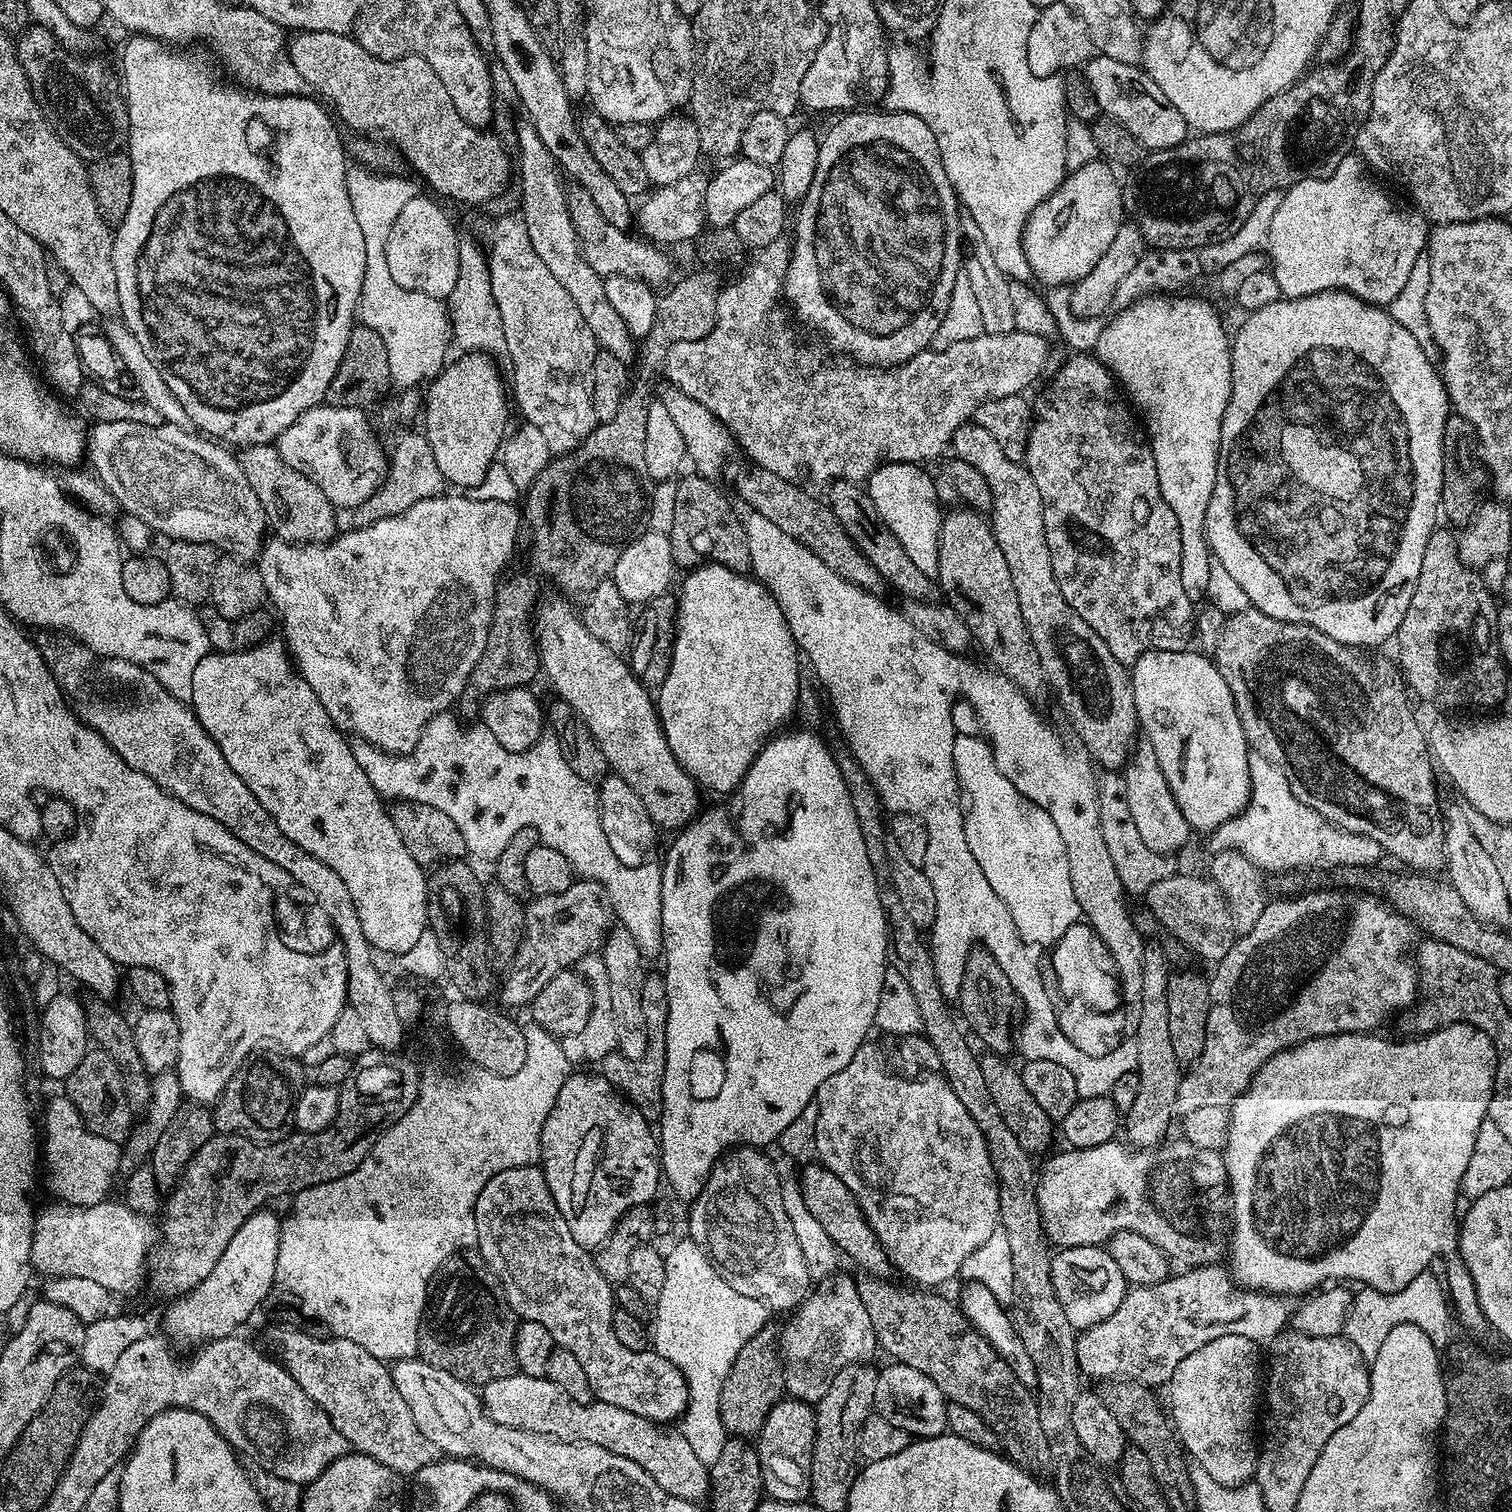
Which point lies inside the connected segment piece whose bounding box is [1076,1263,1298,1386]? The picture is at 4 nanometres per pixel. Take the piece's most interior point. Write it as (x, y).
(1155, 1326)

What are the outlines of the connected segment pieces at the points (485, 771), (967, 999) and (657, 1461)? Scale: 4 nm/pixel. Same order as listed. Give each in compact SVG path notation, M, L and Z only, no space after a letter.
M451 711L438 713L422 730L420 743L411 754L382 752L361 739L352 744L354 758L358 758L358 766L362 766L376 793L388 802L425 804L434 806L434 810L442 810L442 814L448 815L454 821L454 826L462 830L468 852L488 862L498 859L502 850L506 850L506 842L510 842L518 830L535 828L540 843L558 850L558 854L564 854L577 877L593 880L604 887L619 927L630 930L630 938L634 938L641 956L659 957L664 950L660 868L651 862L628 868L614 858L614 850L610 850L610 842L606 842L606 834L602 830L597 789L570 770L570 766L566 766L566 758L562 758L562 750L555 736L541 735L533 748L527 748L525 752L511 752L502 746L502 742L498 742L498 738L494 738L494 734L490 734L483 722L472 722L469 728L463 728L459 724L461 721L452 715Z
M983 946L973 947L968 956L966 970L962 974L962 986L958 997L959 1015L964 1015L963 1023L976 1031L976 1036L985 1044L985 1049L996 1054L1008 1054L1013 1051L1018 1040L1020 1025L1026 1019L1024 1004L1020 996L1012 989L1010 978L1006 978L1006 970L998 966L998 962Z
M519 1374L483 1385L482 1399L488 1417L494 1422L502 1422L502 1426L514 1426L514 1430L530 1430L558 1440L577 1440L602 1446L622 1458L630 1458L630 1462L638 1462L638 1466L642 1466L642 1470L646 1470L646 1474L650 1474L666 1494L674 1494L674 1498L700 1502L703 1496L705 1499L709 1495L710 1468L705 1457L690 1446L685 1433L667 1423L642 1418L642 1414L622 1410L622 1406L613 1404L579 1404L547 1378Z

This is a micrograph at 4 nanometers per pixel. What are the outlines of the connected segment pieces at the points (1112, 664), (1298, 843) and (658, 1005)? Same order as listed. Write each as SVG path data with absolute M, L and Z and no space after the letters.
M975 422L963 424L952 435L950 448L956 451L953 452L955 459L970 462L970 466L986 478L986 486L990 486L992 533L998 546L1002 546L1006 566L1010 566L1014 590L1018 590L1018 606L1022 606L1026 630L1030 630L1034 650L1038 650L1051 691L1060 699L1089 757L1101 769L1123 769L1134 748L1132 739L1136 732L1138 736L1132 677L1126 665L1110 654L1110 646L1082 622L1058 590L1046 546L1042 494L1038 494L1034 478L1030 478L1023 463L1010 462L998 441Z
M1252 752L1248 761L1252 783L1248 807L1218 826L1207 837L1213 853L1223 852L1225 848L1235 848L1265 873L1284 872L1295 864L1310 863L1345 864L1348 868L1364 868L1382 856L1381 846L1374 842L1374 838L1346 832L1322 818L1322 814L1315 812L1313 808L1298 802L1298 798L1294 798L1294 790L1290 790L1290 782L1286 782L1286 774L1282 774L1282 770L1274 766L1274 762L1266 762L1266 758L1262 758L1262 754L1257 752Z
M656 973L647 975L643 982L642 1012L646 1019L647 1052L642 1058L626 1058L620 1053L608 1055L600 1063L600 1074L614 1085L650 1122L657 1121L664 1105L662 1086L665 1078L665 1032L668 1021L668 1003L663 977Z

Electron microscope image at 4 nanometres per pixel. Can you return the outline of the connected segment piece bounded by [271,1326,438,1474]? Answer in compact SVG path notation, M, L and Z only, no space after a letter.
M276 1326L272 1340L280 1351L279 1359L291 1376L310 1394L320 1409L332 1417L334 1426L345 1436L355 1451L390 1466L401 1474L414 1474L422 1466L437 1459L438 1450L418 1430L406 1398L398 1394L392 1373L385 1361L374 1358L362 1346L349 1340L325 1338L319 1340L297 1328Z

